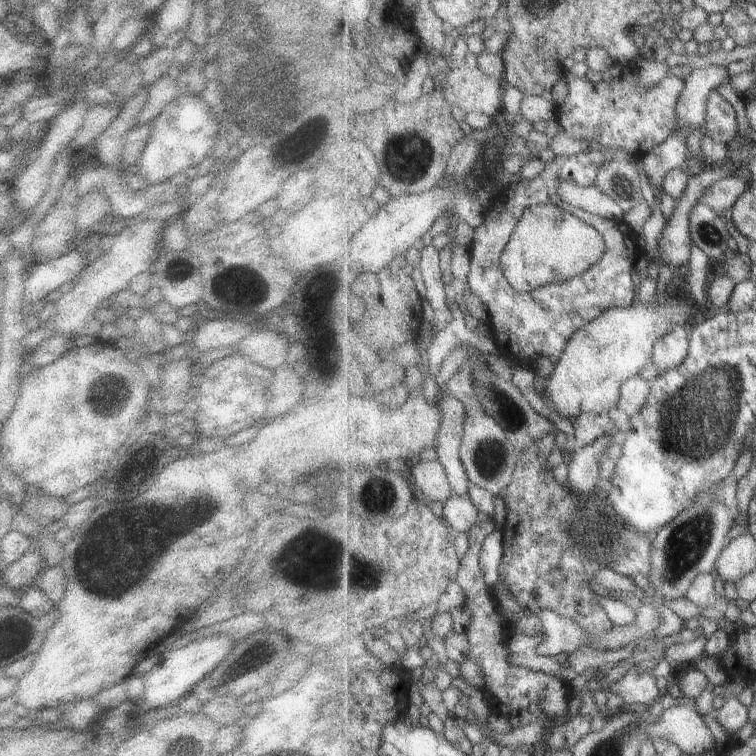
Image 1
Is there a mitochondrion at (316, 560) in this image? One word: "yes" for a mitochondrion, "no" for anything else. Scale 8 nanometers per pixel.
yes

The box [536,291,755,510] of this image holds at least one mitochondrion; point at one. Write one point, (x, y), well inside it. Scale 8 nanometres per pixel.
(697, 419)

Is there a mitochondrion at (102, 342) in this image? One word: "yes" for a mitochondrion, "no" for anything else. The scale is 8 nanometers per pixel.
no

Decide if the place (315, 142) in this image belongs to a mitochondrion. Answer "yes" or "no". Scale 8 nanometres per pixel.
no

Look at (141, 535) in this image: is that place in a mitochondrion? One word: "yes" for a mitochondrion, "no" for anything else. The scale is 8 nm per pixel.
yes

